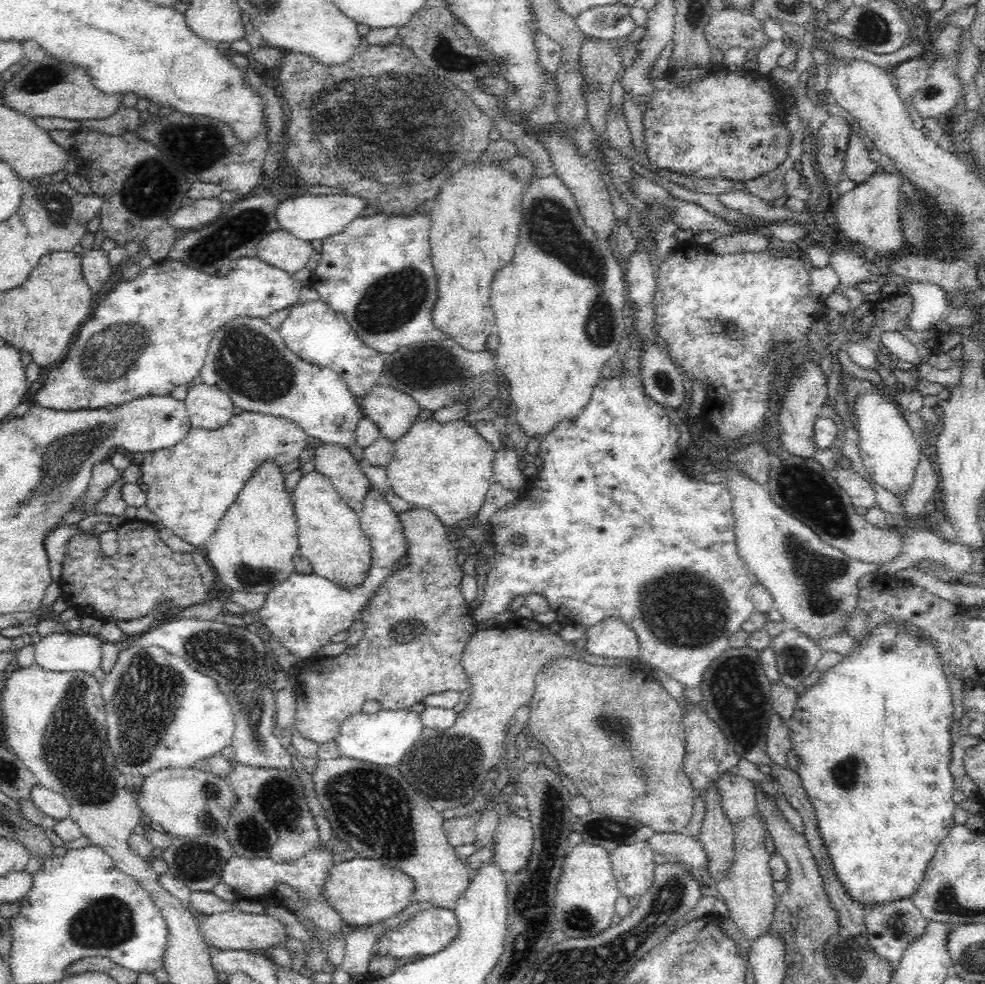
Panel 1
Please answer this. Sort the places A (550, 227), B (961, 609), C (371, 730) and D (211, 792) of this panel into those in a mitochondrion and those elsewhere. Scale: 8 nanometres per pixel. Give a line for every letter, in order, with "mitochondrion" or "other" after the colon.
A: mitochondrion
B: other
C: other
D: mitochondrion

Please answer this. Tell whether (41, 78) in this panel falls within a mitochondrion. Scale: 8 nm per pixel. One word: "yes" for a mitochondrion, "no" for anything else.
yes

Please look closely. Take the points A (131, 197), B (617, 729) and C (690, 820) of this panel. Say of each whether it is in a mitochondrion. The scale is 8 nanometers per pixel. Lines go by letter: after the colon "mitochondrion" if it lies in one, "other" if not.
A: mitochondrion
B: mitochondrion
C: other

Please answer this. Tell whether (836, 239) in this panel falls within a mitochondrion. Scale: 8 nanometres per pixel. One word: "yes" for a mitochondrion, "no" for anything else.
no

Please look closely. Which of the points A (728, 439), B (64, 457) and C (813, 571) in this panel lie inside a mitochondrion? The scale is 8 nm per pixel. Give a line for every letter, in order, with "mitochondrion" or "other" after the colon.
A: other
B: mitochondrion
C: mitochondrion

